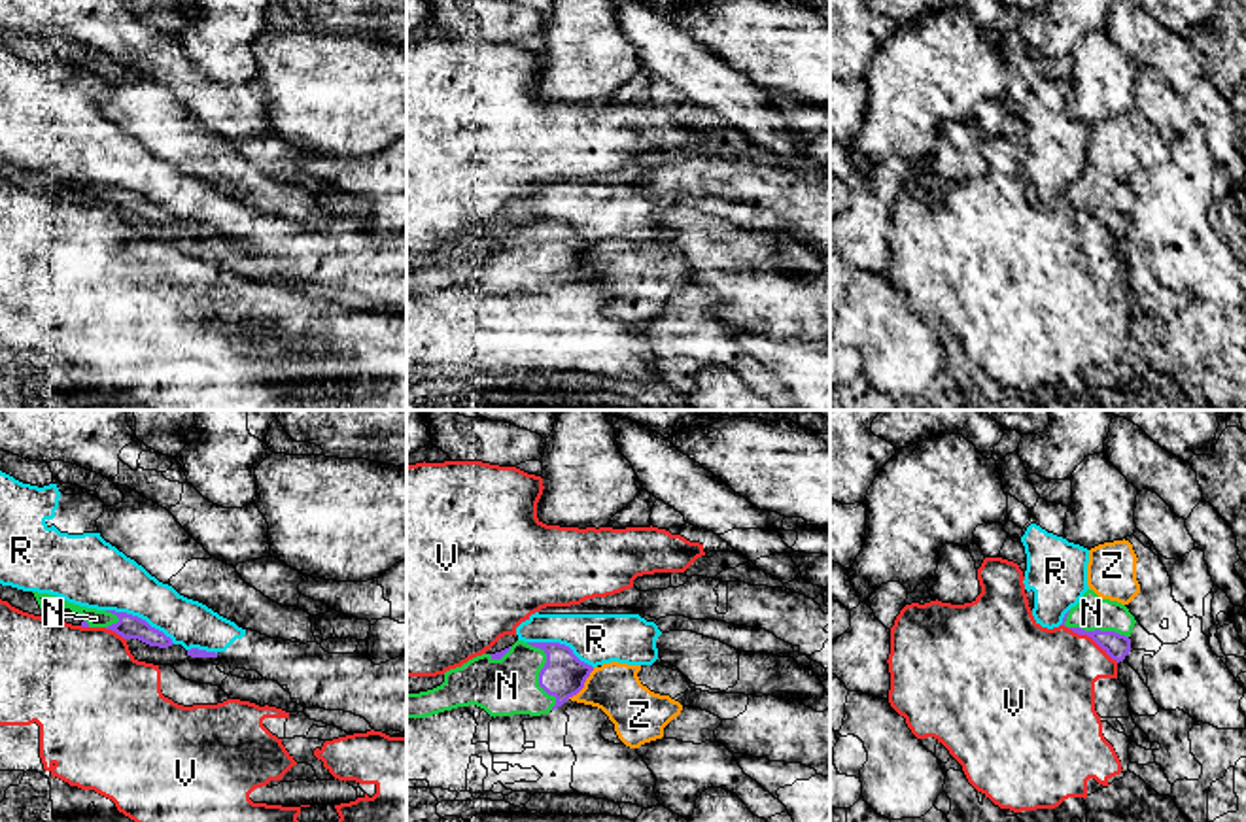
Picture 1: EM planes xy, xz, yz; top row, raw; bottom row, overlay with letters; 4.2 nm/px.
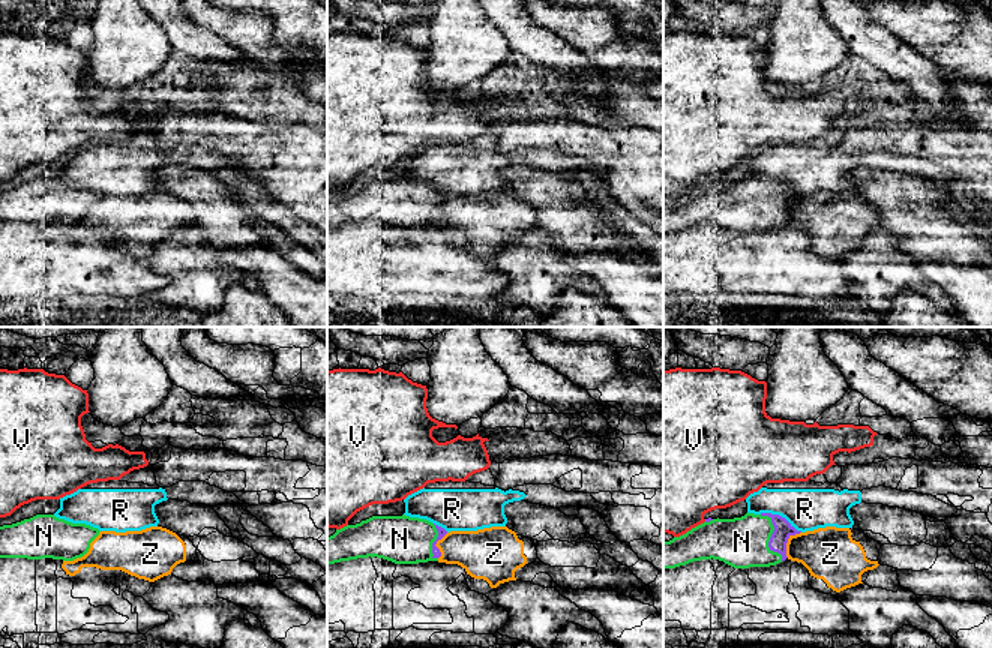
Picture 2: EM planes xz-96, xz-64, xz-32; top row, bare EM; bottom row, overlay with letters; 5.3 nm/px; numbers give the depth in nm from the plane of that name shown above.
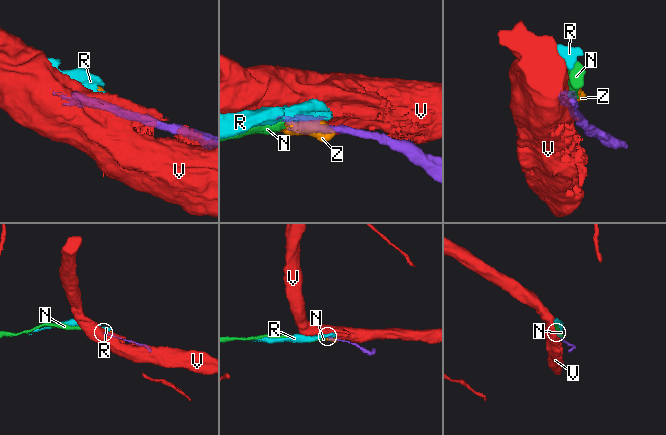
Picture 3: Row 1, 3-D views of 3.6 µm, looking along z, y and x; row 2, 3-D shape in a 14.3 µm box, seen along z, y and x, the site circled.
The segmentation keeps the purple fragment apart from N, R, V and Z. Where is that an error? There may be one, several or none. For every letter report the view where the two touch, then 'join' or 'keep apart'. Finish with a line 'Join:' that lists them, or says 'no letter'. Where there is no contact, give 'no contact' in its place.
N: meets purple in xz; join
R: meets purple in xy; keep apart
V: meets purple in yz; keep apart
Z: meets purple in xz; keep apart
Join: N

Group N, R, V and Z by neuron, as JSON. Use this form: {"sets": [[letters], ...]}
{"sets": [["N"], ["R"], ["V"], ["Z"]]}

